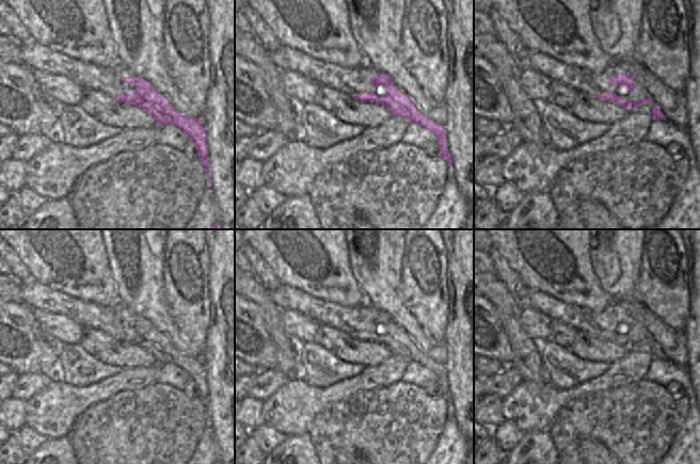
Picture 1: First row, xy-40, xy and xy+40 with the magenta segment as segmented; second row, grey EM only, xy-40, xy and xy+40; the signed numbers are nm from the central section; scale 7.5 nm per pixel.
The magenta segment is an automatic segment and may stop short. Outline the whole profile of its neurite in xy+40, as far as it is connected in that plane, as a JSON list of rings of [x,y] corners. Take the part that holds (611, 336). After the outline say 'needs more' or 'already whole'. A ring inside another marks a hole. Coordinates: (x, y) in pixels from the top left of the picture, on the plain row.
[[[611,331],[609,333],[599,333],[599,334],[594,335],[594,336],[599,337],[601,339],[607,339],[609,341],[620,343],[620,345],[622,345],[622,346],[624,346],[626,348],[637,348],[641,343],[652,343],[653,342],[651,337],[646,337],[646,338],[639,340],[639,341],[631,341],[629,339],[624,339],[624,338],[620,337],[614,331]]] | already whole

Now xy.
[[[386,313],[377,314],[369,321],[373,326],[383,324],[387,330],[387,334],[381,337],[378,333],[372,331],[370,333],[360,333],[355,335],[354,338],[381,343],[391,351],[391,354],[404,356],[410,362],[417,363],[430,369],[438,377],[438,383],[442,391],[442,399],[445,399],[448,405],[452,405],[452,398],[449,395],[444,365],[436,363],[421,352],[405,332],[402,333],[395,327],[395,321]]] | already whole

